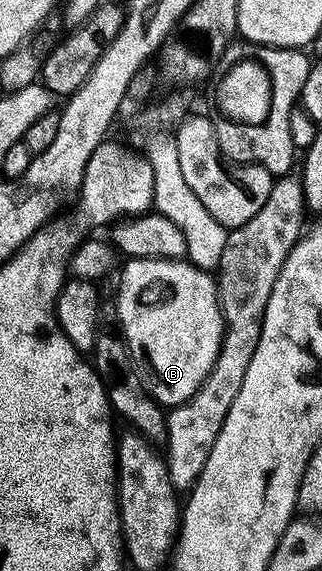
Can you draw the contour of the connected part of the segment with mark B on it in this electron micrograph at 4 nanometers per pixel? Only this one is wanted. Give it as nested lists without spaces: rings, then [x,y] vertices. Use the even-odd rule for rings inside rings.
[[[141,259],[126,262],[119,277],[119,325],[135,371],[153,400],[164,407],[185,403],[209,375],[223,342],[223,312],[219,306],[219,286],[206,269],[199,269],[187,259]]]

